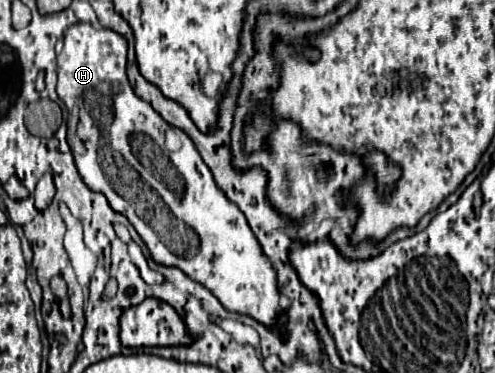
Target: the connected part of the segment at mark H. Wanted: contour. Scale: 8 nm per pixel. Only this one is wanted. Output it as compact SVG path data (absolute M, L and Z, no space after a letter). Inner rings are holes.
M76 23L76 25L68 27L64 33L64 47L58 55L58 87L56 87L56 91L58 91L58 97L66 103L68 111L72 111L74 107L78 109L76 135L84 145L84 153L82 155L74 153L74 161L76 161L80 177L92 191L100 191L102 195L106 195L106 199L114 211L118 211L130 219L130 223L134 225L134 229L138 231L142 241L146 243L146 247L156 263L174 265L174 267L182 269L190 279L208 287L228 311L250 315L256 321L274 327L278 323L278 315L282 313L282 307L280 307L280 293L276 289L276 271L274 271L272 263L262 253L260 243L254 237L252 229L248 227L244 213L234 203L230 203L224 197L224 193L216 187L210 169L202 161L200 153L196 151L196 147L192 145L188 135L184 131L178 131L176 127L168 125L160 117L160 113L156 113L152 109L152 105L148 105L148 101L140 101L140 97L136 97L136 93L128 81L128 75L126 75L126 51L128 51L126 39L122 35L114 33L112 29L94 27L90 23ZM104 131L108 131L108 139L104 137L104 141L102 141Z

